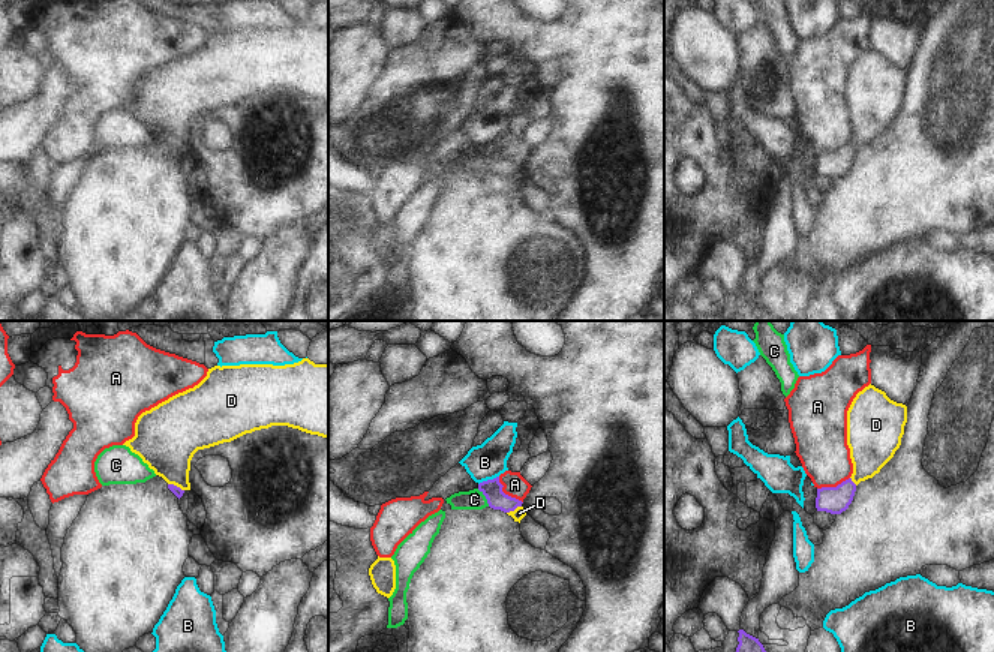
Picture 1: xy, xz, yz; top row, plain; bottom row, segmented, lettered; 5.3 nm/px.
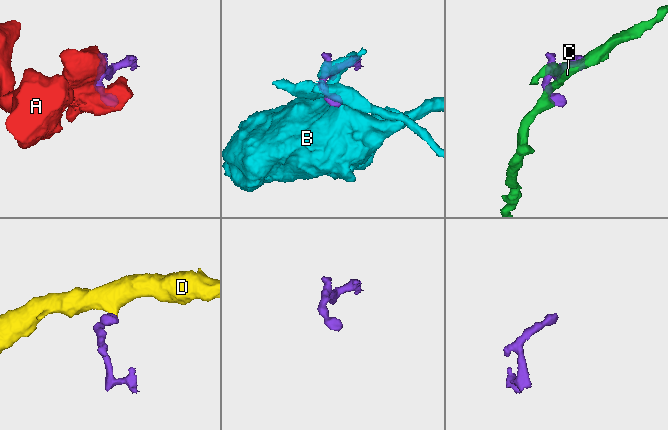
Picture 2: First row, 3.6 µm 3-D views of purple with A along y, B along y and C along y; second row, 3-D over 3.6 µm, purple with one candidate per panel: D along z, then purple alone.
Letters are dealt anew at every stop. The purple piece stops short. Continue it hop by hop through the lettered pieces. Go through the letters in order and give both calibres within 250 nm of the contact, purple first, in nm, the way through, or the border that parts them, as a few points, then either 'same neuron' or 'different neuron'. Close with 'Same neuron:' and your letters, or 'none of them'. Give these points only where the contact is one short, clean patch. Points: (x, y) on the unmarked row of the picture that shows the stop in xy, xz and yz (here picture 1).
A: calibres 110 and 120 nm; border xz (498, 141), (502, 155), (522, 167); different neuron
B: calibres 110 and 190 nm; border xz (498, 140), (479, 149); different neuron
C: calibres 110 and 110 nm; border xz (477, 153), (489, 170); different neuron
D: calibres 110 and 70 nm; border xz (520, 170), (507, 177); different neuron
Same neuron: none of them

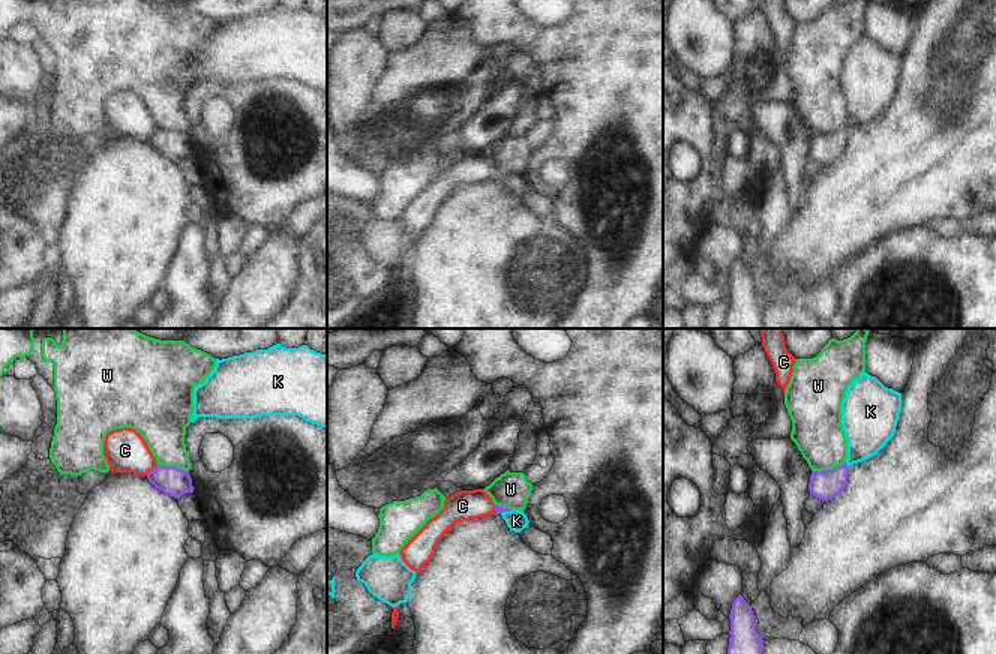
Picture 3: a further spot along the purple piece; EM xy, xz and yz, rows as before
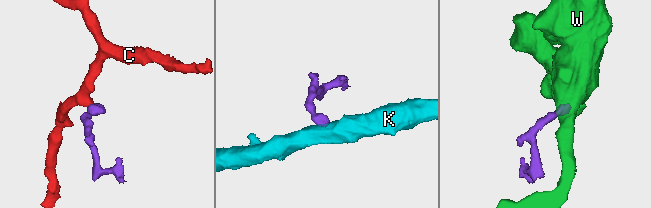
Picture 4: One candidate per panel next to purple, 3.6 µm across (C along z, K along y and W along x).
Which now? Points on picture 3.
C: calibres 160 and 220 nm; border xy (158, 129), (146, 138); different neuron
K: calibres 160 and 280 nm; border yz (845, 128), (848, 131); different neuron
W: calibres 160 and 280 nm; border yz (845, 126), (813, 135); different neuron
Same neuron: none of them

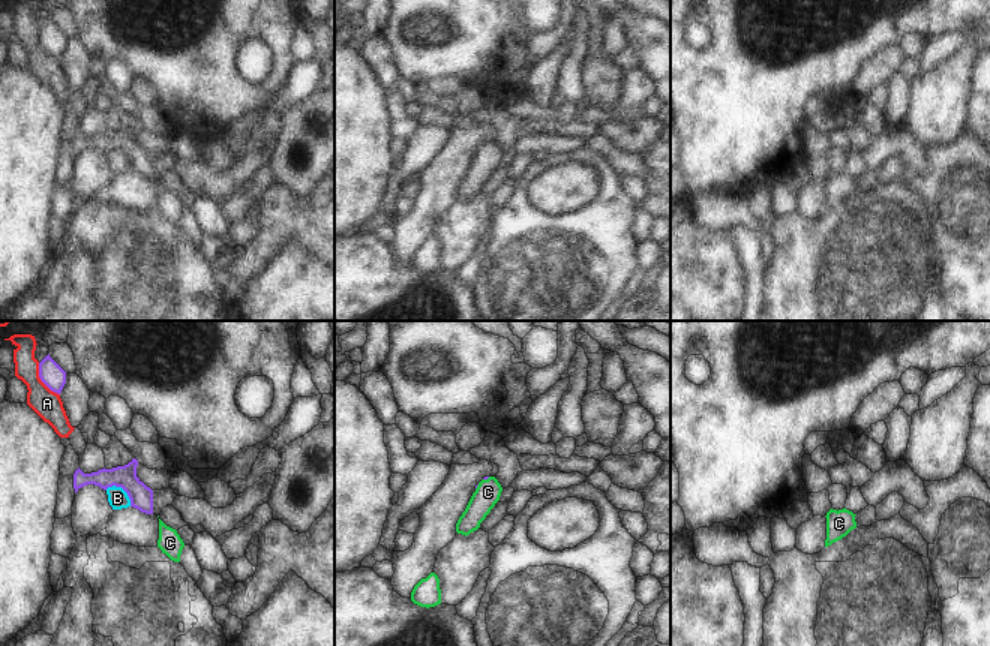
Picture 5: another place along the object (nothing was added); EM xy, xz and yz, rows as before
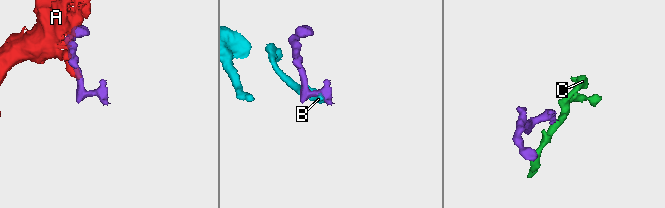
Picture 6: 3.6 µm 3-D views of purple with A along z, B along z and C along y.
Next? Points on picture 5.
A: calibres 120 and 150 nm; different neuron
B: calibres 130 and 110 nm; different neuron
C: calibres 20 and 140 nm; way xz (485, 141), (486, 143), (488, 156); same neuron
Same neuron: C

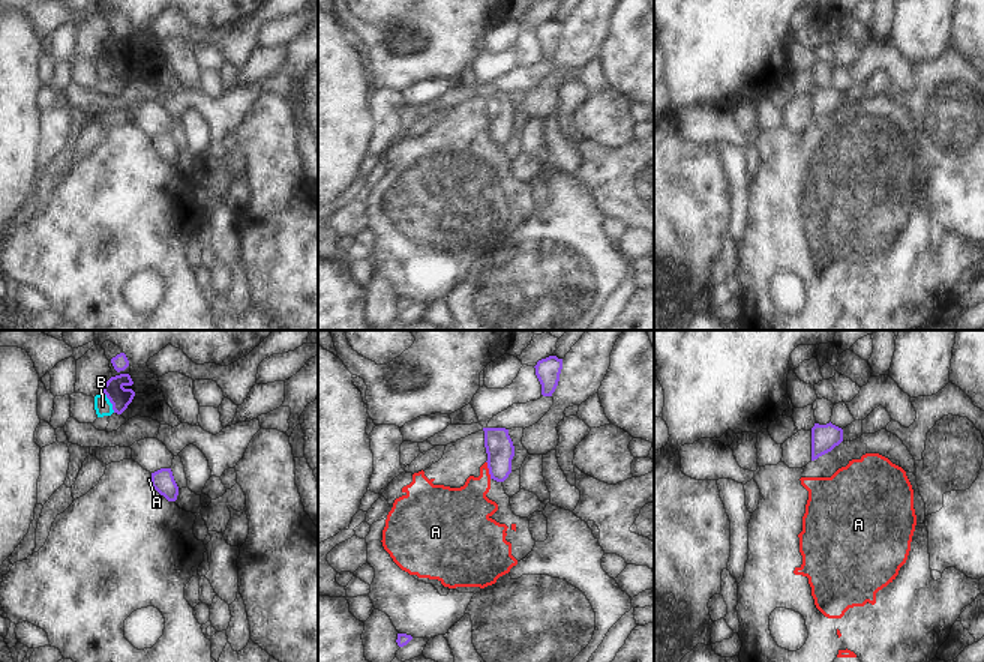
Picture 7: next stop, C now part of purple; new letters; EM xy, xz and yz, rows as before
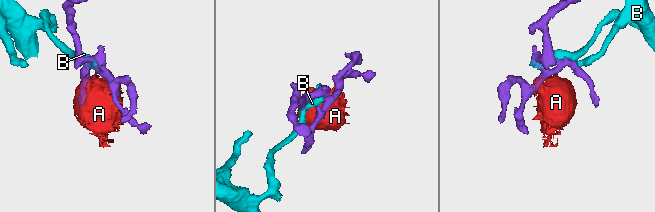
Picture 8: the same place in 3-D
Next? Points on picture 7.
A: calibres 150 and 260 nm; border xz (486, 125), (491, 141); different neuron
B: calibres 110 and 90 nm; different neuron
Same neuron: none of them

